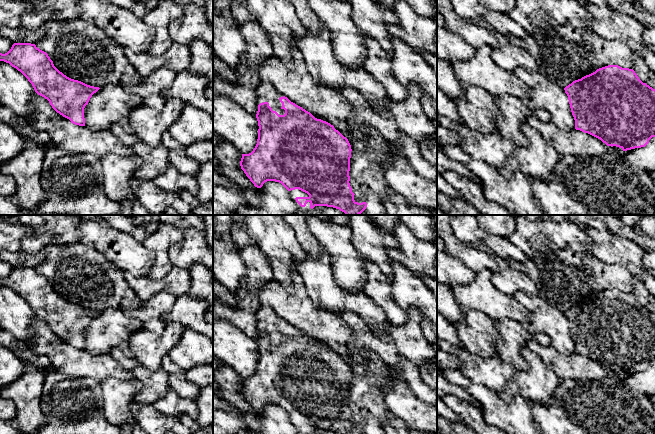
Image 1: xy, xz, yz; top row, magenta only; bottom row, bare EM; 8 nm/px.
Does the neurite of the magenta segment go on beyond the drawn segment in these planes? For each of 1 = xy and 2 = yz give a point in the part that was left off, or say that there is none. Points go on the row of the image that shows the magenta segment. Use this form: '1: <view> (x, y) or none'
1: none
2: none

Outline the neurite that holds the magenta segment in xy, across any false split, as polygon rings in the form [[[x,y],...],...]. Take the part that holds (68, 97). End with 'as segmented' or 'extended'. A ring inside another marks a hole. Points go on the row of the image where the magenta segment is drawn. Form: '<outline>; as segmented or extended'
[[[14,43],[7,53],[0,53],[0,61],[20,71],[35,92],[47,99],[57,113],[75,125],[85,126],[84,108],[99,87],[64,75],[54,66],[48,54],[35,44]]]; as segmented

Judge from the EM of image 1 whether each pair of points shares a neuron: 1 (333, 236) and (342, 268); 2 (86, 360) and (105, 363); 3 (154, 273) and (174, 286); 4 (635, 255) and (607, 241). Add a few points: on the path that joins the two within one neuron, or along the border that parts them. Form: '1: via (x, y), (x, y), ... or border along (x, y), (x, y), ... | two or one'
1: via (338, 244), (342, 252), (342, 260) | one
2: via (91, 363), (100, 363) | one
3: border along (173, 266), (161, 279), (151, 279), (148, 276) | two
4: via (628, 253), (614, 248) | one

